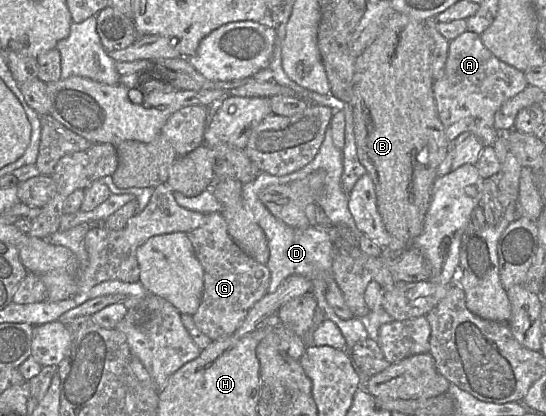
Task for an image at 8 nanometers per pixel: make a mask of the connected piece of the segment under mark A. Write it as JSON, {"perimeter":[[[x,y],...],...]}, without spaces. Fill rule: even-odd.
{"perimeter":[[[466,30],[449,41],[444,75],[433,82],[438,117],[444,126],[447,138],[453,142],[463,132],[472,132],[484,146],[493,146],[500,133],[494,126],[495,113],[505,101],[521,92],[527,85],[524,73],[495,57],[484,46],[480,35]]]}

